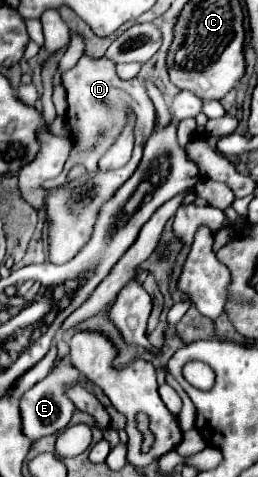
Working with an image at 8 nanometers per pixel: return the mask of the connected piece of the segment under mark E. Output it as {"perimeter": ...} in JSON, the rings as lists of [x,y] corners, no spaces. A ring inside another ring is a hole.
{"perimeter":[[[67,358],[55,360],[49,374],[45,378],[41,378],[31,390],[27,390],[27,394],[23,394],[23,402],[21,402],[23,434],[27,434],[35,442],[35,440],[39,440],[43,436],[51,436],[51,434],[61,432],[61,430],[67,428],[73,412],[77,410],[75,404],[69,400],[67,390],[71,386],[79,384],[79,376],[81,376],[81,372]]]}

